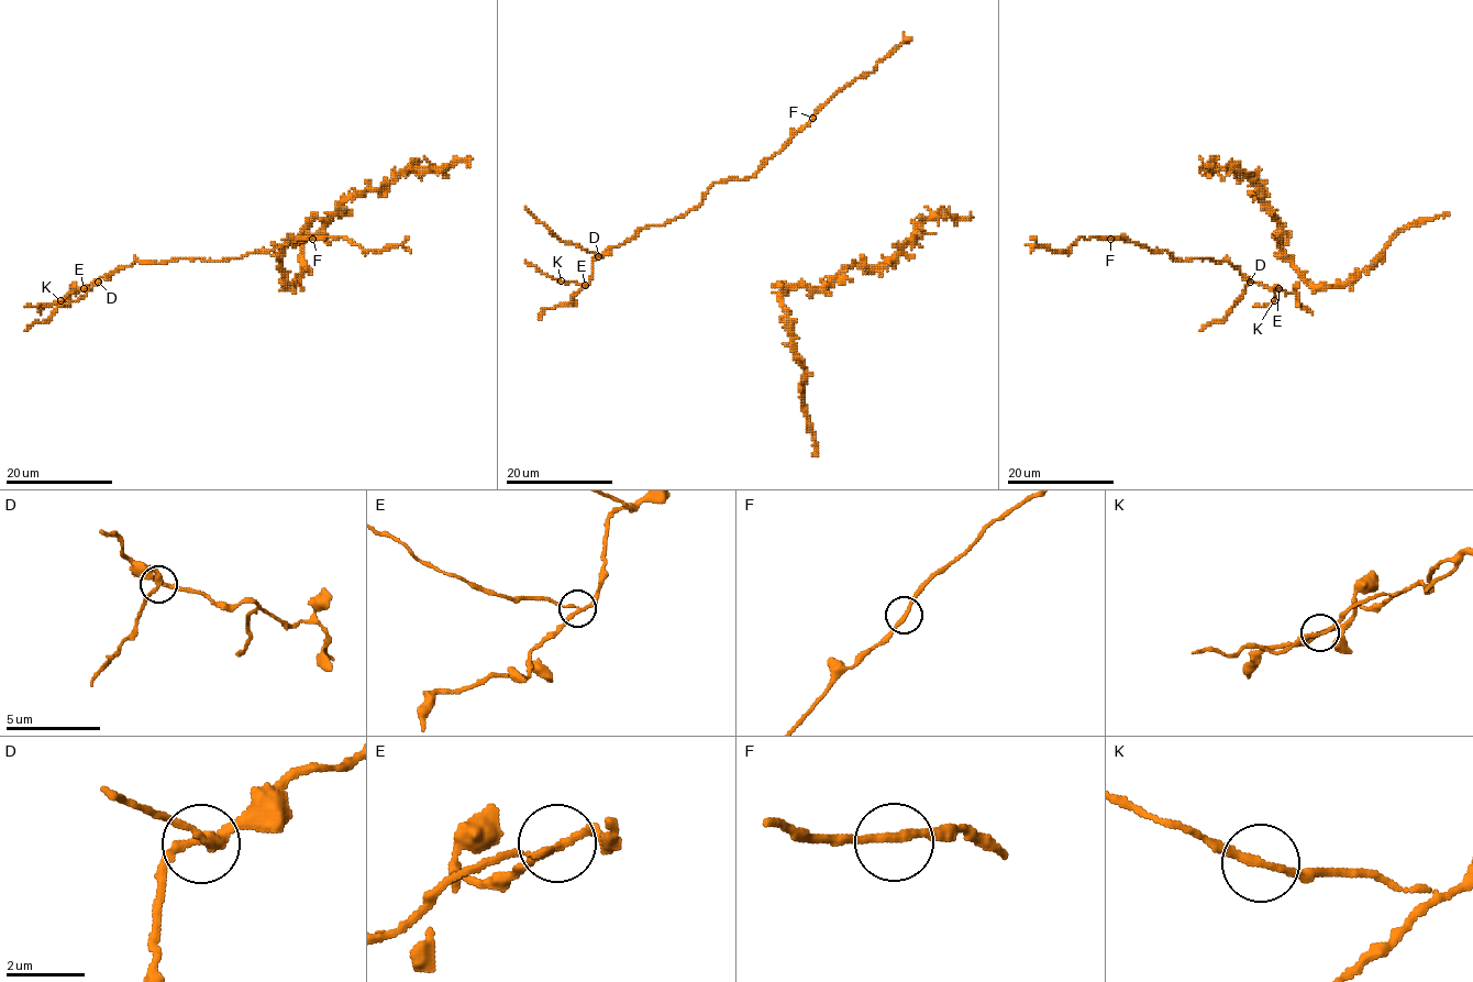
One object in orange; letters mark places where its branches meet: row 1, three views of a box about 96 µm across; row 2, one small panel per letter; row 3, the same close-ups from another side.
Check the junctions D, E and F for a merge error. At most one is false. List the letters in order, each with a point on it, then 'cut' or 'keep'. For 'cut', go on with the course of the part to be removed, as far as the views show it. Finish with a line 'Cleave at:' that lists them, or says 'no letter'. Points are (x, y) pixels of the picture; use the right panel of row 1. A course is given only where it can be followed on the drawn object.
D: (1250, 282) | keep
E: (1278, 288) | cut | (1278, 288), (1269, 306), (1254, 306)
F: (1110, 239) | keep
Cleave at: E

